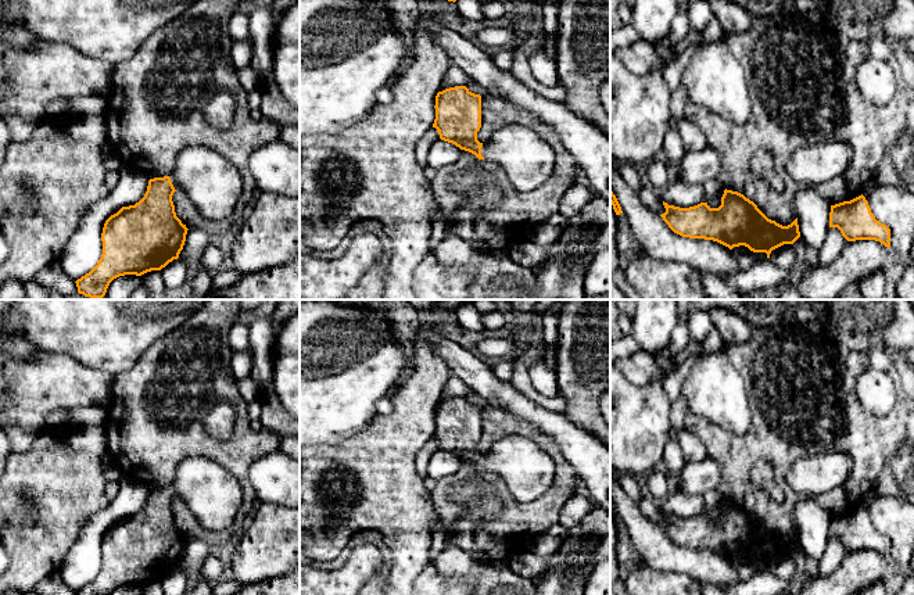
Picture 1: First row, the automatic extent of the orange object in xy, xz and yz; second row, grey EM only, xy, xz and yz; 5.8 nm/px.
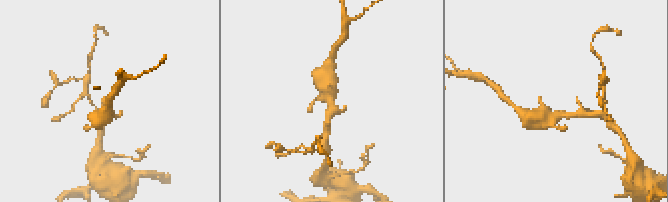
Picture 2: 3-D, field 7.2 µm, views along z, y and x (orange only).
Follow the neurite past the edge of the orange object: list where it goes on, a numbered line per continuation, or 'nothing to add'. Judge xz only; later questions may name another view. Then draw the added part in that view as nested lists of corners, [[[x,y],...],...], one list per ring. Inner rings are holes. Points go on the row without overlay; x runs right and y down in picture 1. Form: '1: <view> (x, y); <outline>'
1: xz (527, 470); [[[505,436],[483,454],[481,466],[498,474],[517,502],[531,502],[553,483],[555,462],[534,441]]]

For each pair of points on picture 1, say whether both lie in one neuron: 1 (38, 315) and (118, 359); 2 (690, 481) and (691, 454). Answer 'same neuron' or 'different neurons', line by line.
1: same neuron
2: different neurons

